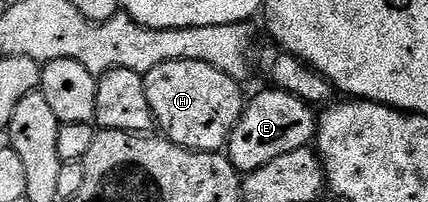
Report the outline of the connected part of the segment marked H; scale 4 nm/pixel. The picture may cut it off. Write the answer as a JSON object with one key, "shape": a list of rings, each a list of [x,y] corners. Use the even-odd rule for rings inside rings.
{"shape":[[[197,61],[158,63],[158,67],[143,74],[143,78],[146,87],[146,103],[150,103],[150,111],[155,124],[167,140],[173,141],[183,149],[192,149],[196,153],[218,153],[227,146],[246,104],[246,96],[244,97],[243,91],[240,90],[243,89],[241,82],[218,71],[210,63],[198,63]]]}

